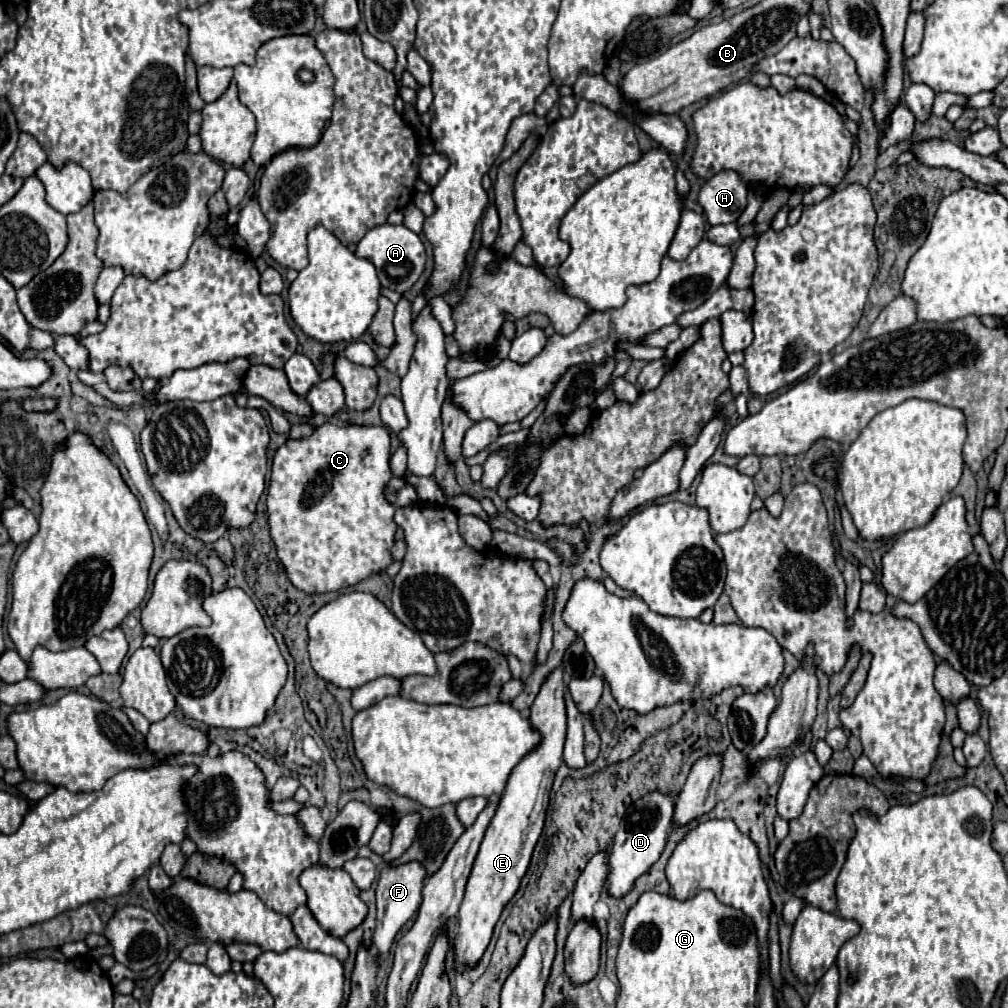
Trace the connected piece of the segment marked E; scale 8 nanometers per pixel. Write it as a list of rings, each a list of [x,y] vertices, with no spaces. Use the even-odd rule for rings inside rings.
[[[554,669],[546,683],[542,685],[530,715],[530,727],[542,735],[540,743],[524,755],[524,759],[512,769],[506,789],[500,797],[496,815],[492,817],[484,841],[480,845],[478,857],[474,861],[466,895],[458,913],[458,937],[454,941],[456,949],[456,965],[470,967],[480,961],[486,951],[492,929],[502,913],[502,907],[516,893],[526,869],[530,865],[530,857],[534,845],[544,827],[544,815],[550,801],[550,789],[554,781],[554,773],[562,763],[562,749],[566,739],[566,707],[564,707],[564,681],[562,669]]]

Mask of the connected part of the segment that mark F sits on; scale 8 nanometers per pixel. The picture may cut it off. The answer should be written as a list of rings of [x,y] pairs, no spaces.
[[[362,847],[360,857],[370,857],[376,867],[380,869],[380,879],[378,879],[378,887],[376,887],[376,905],[378,905],[378,917],[376,917],[376,931],[374,931],[374,945],[380,953],[380,957],[384,959],[384,955],[388,953],[396,933],[402,929],[402,925],[416,913],[416,909],[420,907],[422,901],[422,887],[424,887],[424,879],[426,879],[426,867],[420,861],[410,861],[404,865],[390,865],[386,863],[380,855],[376,855],[374,851],[370,851],[368,847]]]

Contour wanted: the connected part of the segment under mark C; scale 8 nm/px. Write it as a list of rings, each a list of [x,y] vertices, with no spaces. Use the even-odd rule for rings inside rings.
[[[324,423],[322,427],[318,427],[310,437],[304,439],[288,439],[274,455],[274,465],[272,465],[272,477],[270,477],[270,487],[268,487],[268,523],[270,523],[270,535],[274,539],[276,545],[276,555],[278,561],[282,563],[286,577],[290,579],[290,583],[304,591],[304,593],[326,593],[326,591],[338,591],[344,587],[352,587],[358,581],[376,575],[376,573],[384,573],[390,565],[392,565],[392,547],[396,541],[396,521],[394,521],[394,513],[396,507],[386,499],[384,491],[388,487],[392,479],[392,471],[390,471],[390,433],[386,427],[364,427],[364,425],[332,425],[332,423]]]

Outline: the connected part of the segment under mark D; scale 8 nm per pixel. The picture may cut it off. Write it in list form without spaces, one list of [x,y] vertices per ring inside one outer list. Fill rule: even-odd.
[[[652,791],[626,809],[626,815],[614,837],[612,853],[608,857],[608,865],[610,865],[608,891],[610,891],[610,895],[624,897],[632,889],[632,883],[644,871],[648,871],[648,867],[652,867],[652,863],[656,863],[656,859],[660,857],[660,853],[664,851],[666,841],[668,841],[668,831],[670,831],[670,825],[674,819],[674,807],[676,807],[676,799],[670,793]]]

